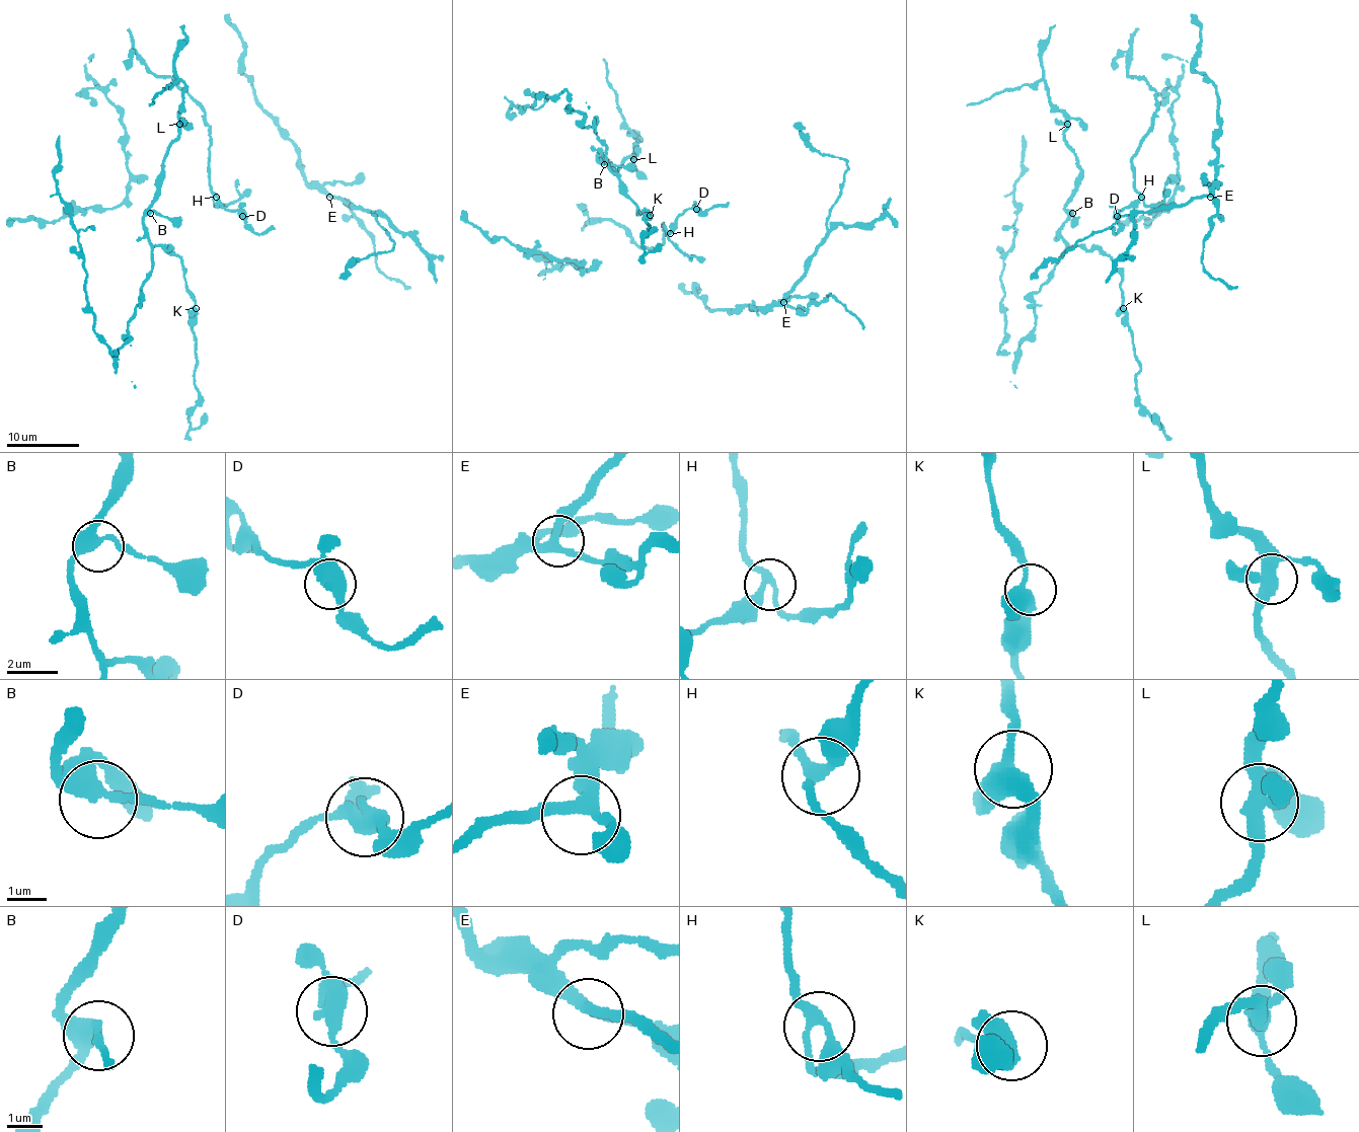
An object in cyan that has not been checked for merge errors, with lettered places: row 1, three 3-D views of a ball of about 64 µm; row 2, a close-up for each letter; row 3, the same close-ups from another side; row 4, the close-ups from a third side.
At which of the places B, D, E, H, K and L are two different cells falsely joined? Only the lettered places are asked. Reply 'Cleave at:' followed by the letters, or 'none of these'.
Cleave at: none of these

